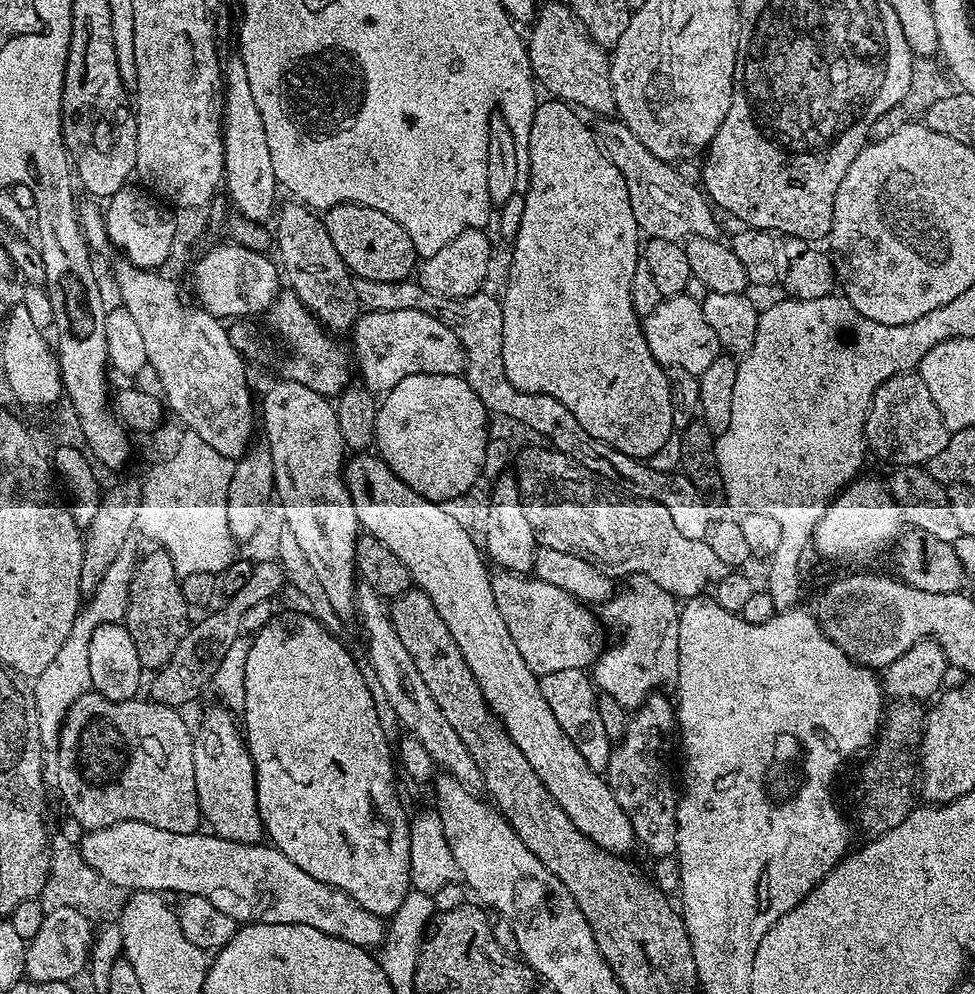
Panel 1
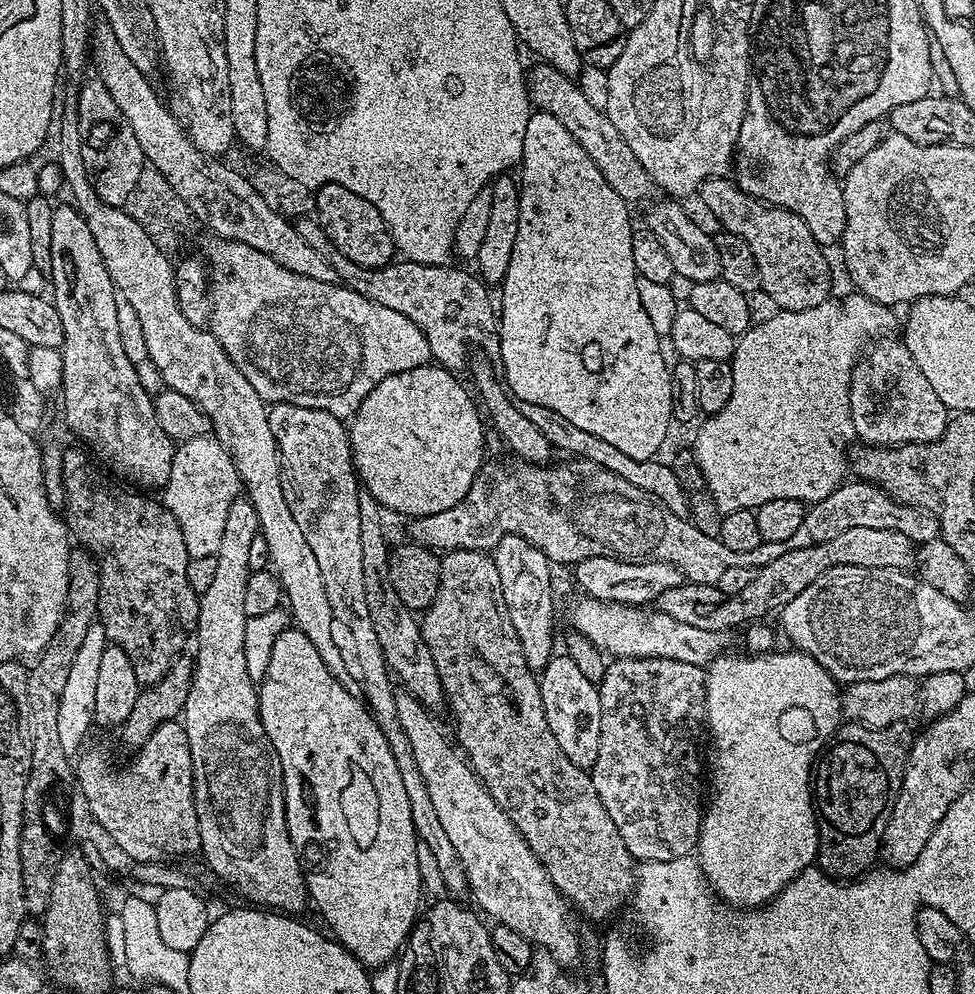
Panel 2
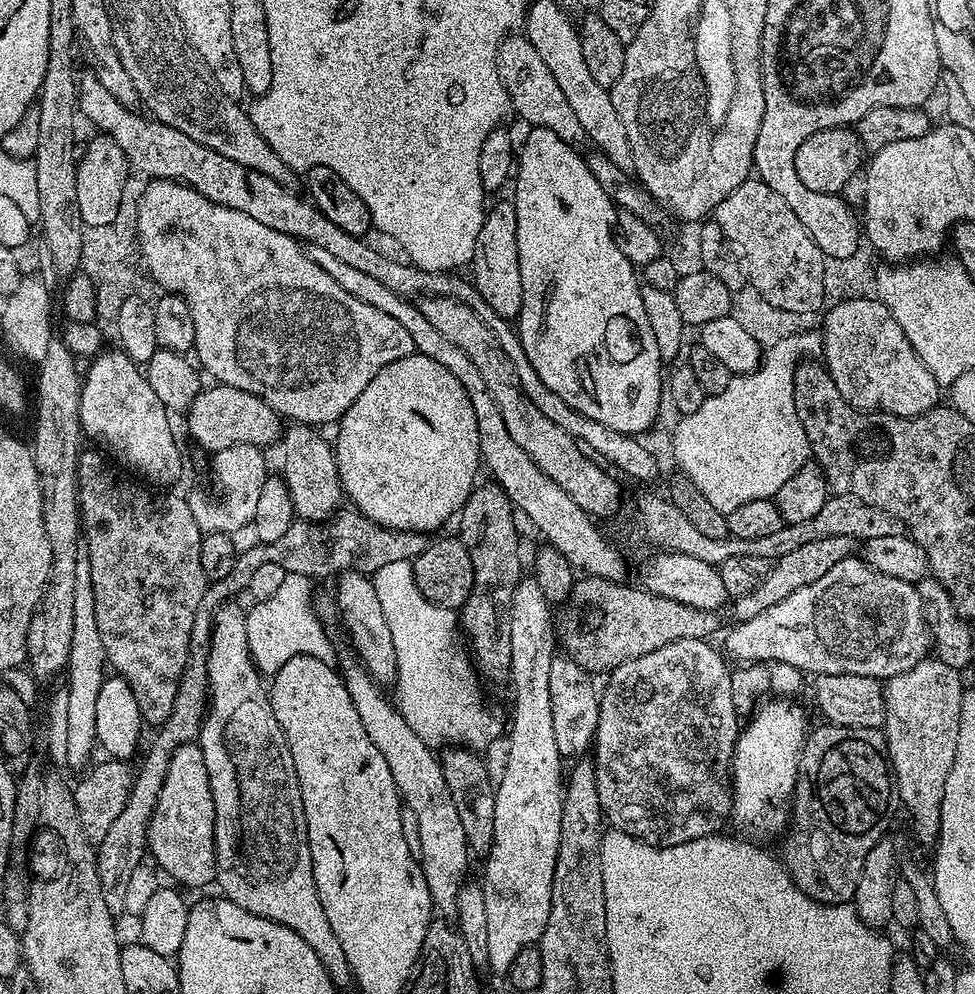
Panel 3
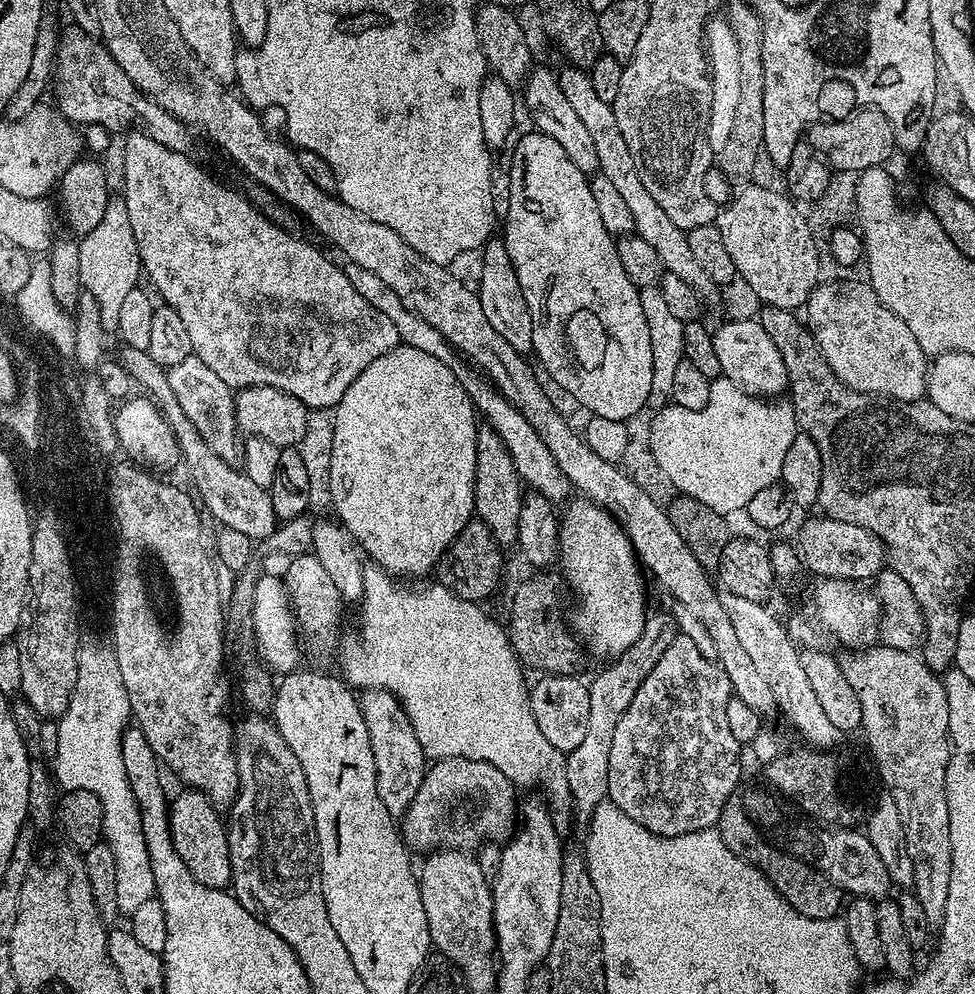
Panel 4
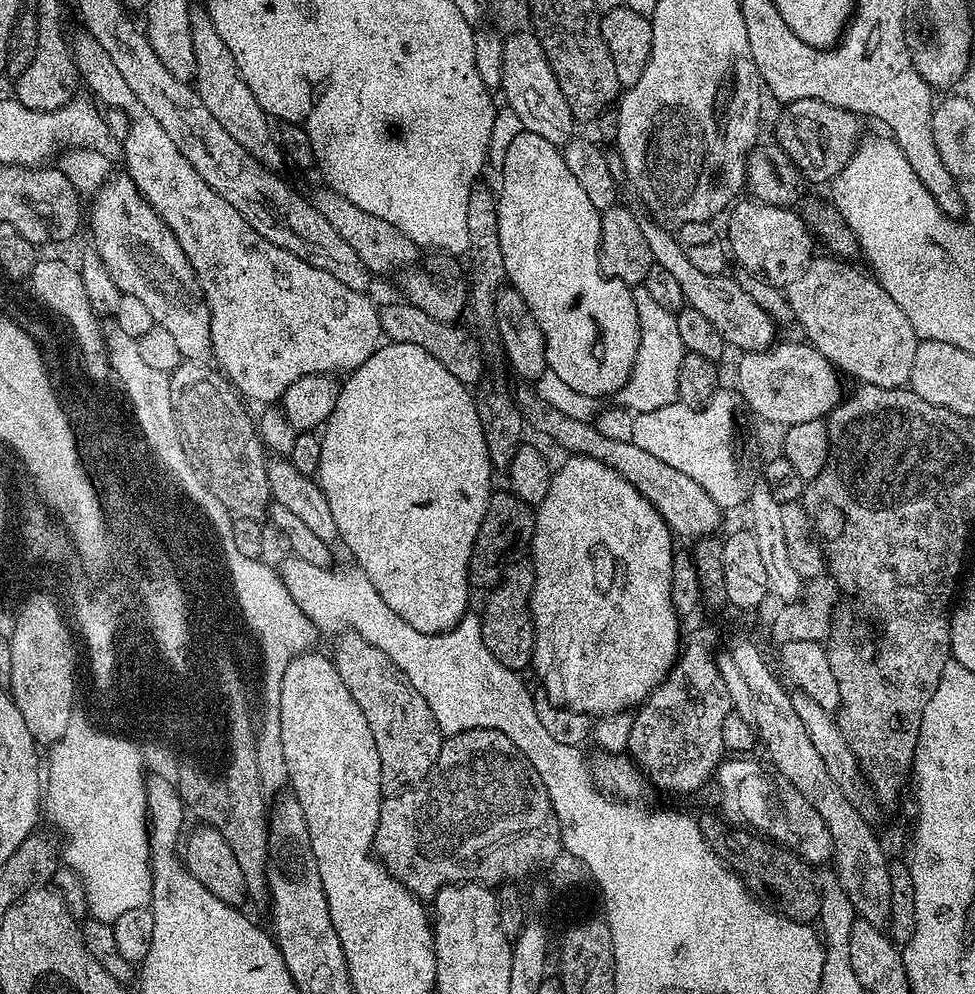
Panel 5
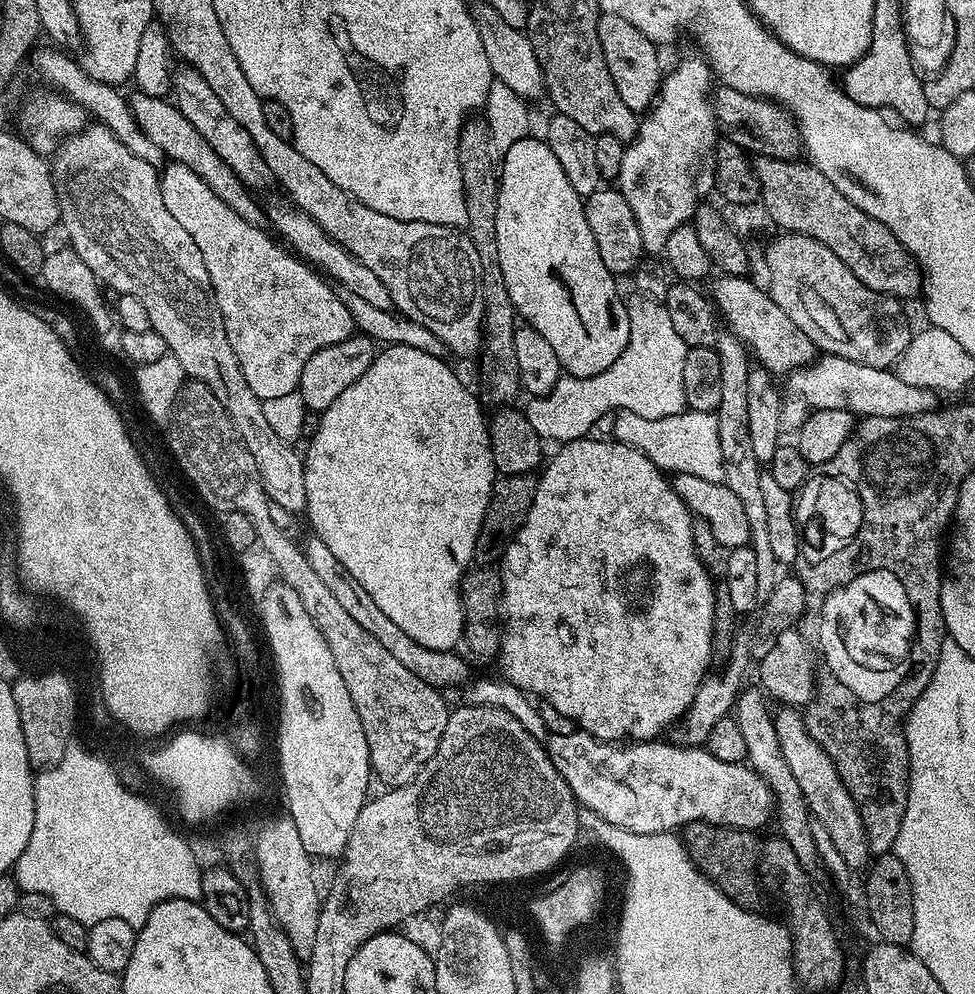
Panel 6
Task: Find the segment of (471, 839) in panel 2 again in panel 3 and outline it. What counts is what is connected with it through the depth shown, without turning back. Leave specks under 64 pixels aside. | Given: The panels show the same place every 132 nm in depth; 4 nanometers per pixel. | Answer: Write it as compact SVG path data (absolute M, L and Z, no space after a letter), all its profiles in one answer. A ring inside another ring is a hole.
M344 570L336 580L336 608L360 655L359 663L368 669L373 680L384 686L391 685L396 679L394 638L390 638L390 626L386 626L386 614L382 614L382 602L378 602L378 594L374 594L371 579L365 573Z

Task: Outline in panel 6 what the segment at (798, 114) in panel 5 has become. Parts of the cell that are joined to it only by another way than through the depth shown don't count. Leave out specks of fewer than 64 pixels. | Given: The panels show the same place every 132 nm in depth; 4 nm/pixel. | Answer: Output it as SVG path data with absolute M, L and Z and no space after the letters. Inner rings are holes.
M720 86L715 89L712 96L712 108L716 112L719 131L753 157L773 156L779 160L801 159L800 127L796 125L791 112L772 100L763 100L757 96L742 94L742 90Z

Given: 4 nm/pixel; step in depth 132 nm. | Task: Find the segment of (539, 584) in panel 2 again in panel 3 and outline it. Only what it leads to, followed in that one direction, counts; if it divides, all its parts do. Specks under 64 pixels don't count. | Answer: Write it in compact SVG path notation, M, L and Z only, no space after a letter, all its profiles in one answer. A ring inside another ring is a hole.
M533 578L521 579L512 595L510 622L512 653L508 676L512 680L513 690L516 691L516 697L512 700L512 741L508 744L508 761L504 764L504 773L500 780L498 776L498 783L495 785L493 844L486 855L488 869L484 872L484 880L482 879L486 904L487 949L489 966L493 973L509 972L514 958L518 958L522 950L533 947L540 940L551 912L552 880L555 877L559 839L562 835L566 781L565 773L560 773L562 757L558 742L554 742L554 722L550 718L550 662L558 648L551 610L553 611L538 582Z

